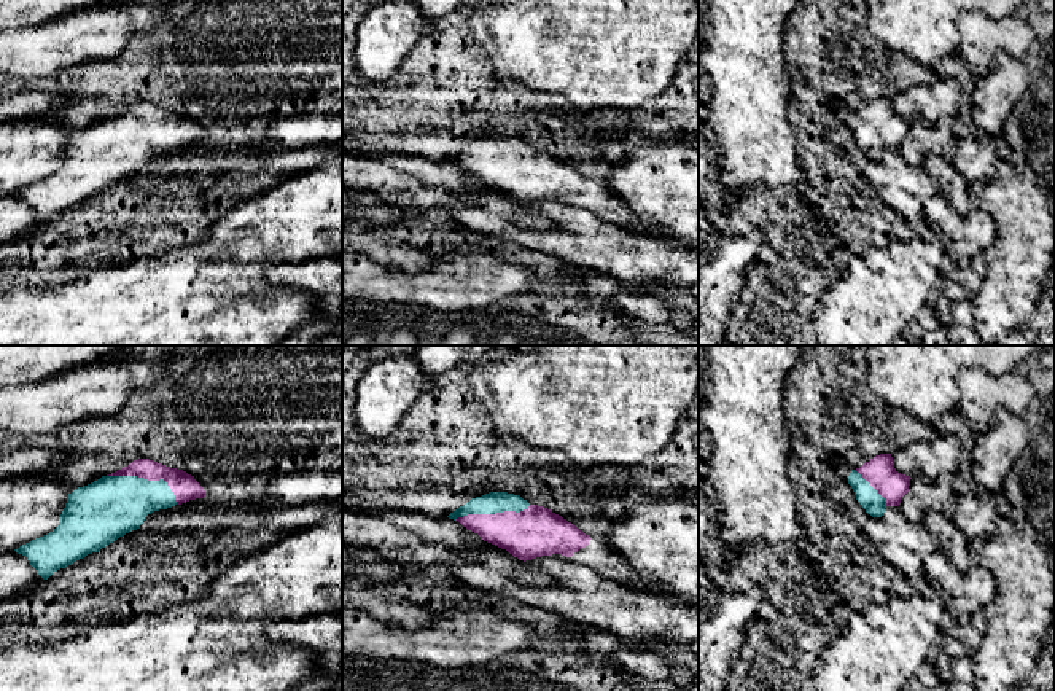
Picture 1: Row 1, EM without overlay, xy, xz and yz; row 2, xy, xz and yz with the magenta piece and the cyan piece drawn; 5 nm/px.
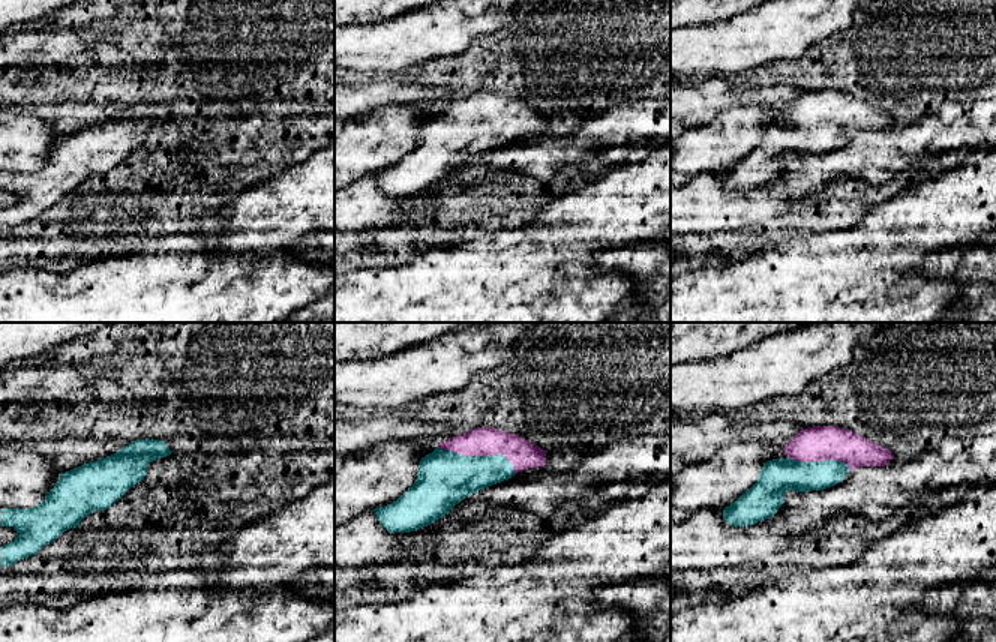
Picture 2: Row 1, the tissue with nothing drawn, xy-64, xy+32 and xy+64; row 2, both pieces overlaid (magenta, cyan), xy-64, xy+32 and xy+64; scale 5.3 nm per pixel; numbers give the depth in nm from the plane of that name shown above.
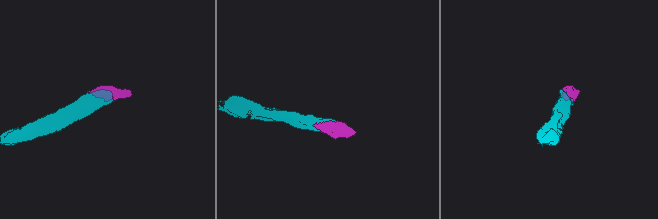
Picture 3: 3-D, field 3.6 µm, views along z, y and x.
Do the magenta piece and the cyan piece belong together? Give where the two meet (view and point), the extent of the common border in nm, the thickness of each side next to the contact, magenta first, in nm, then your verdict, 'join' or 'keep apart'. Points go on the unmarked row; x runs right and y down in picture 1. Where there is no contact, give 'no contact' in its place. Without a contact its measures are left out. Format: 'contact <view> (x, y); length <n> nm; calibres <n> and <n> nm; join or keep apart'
contact xy (147, 121); length 380 nm; calibres 140 and 300 nm; join

